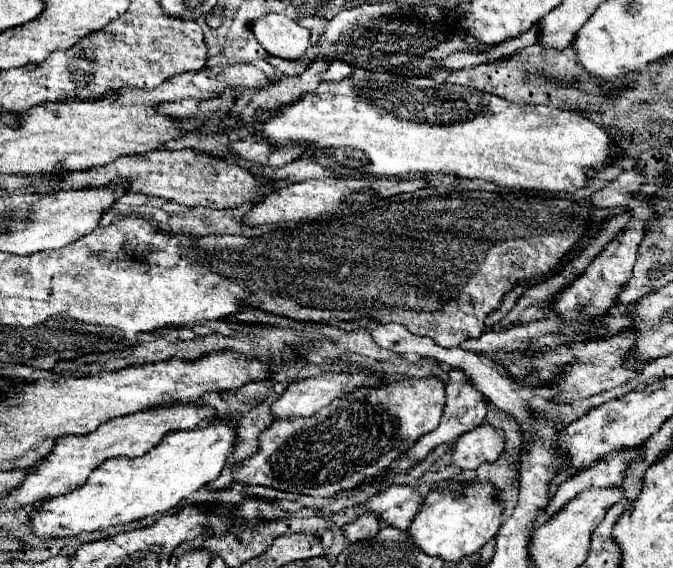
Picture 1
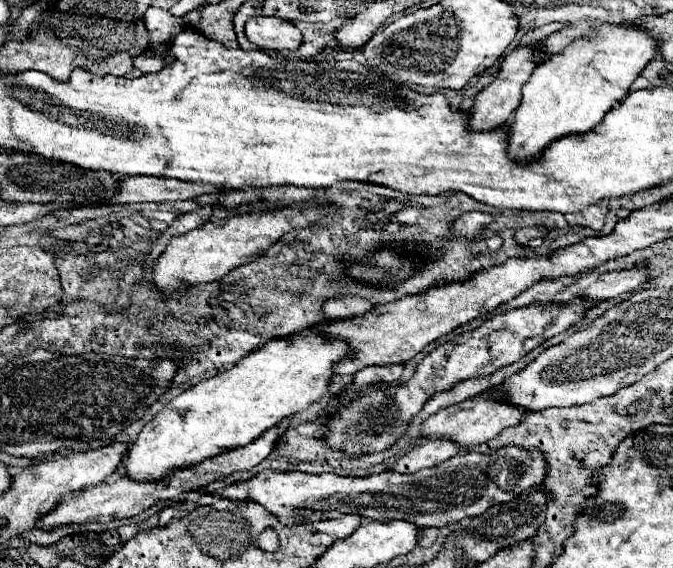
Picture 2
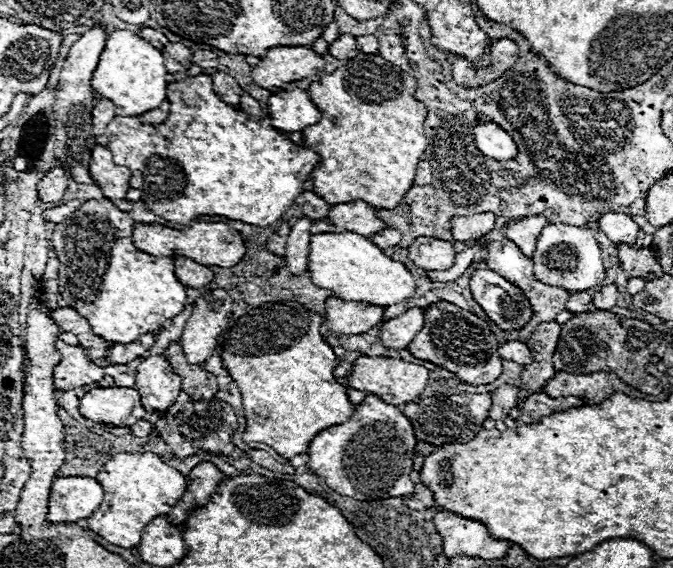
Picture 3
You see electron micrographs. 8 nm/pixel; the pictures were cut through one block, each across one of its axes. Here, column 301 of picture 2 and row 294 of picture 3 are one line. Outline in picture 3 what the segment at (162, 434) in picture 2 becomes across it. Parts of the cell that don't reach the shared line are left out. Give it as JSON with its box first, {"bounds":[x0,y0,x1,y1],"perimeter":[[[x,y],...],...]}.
{"bounds":[308,232,416,308],"perimeter":[[[354,232],[314,234],[308,260],[312,282],[320,288],[332,290],[336,298],[346,302],[368,302],[386,308],[410,298],[416,290],[416,280],[402,262],[388,258],[370,238]]]}

